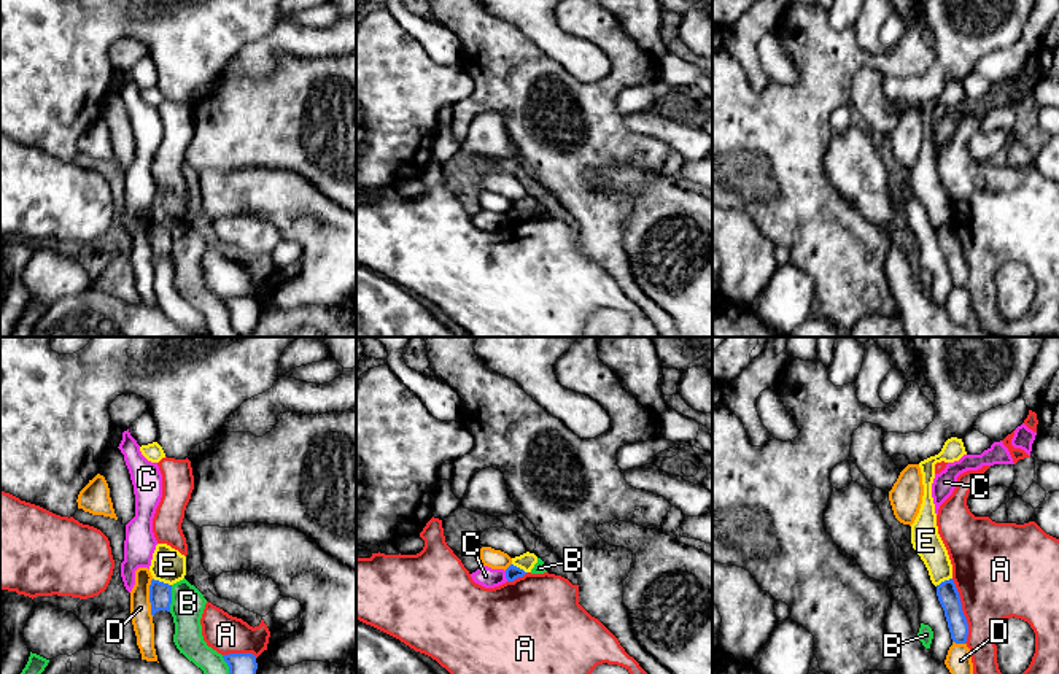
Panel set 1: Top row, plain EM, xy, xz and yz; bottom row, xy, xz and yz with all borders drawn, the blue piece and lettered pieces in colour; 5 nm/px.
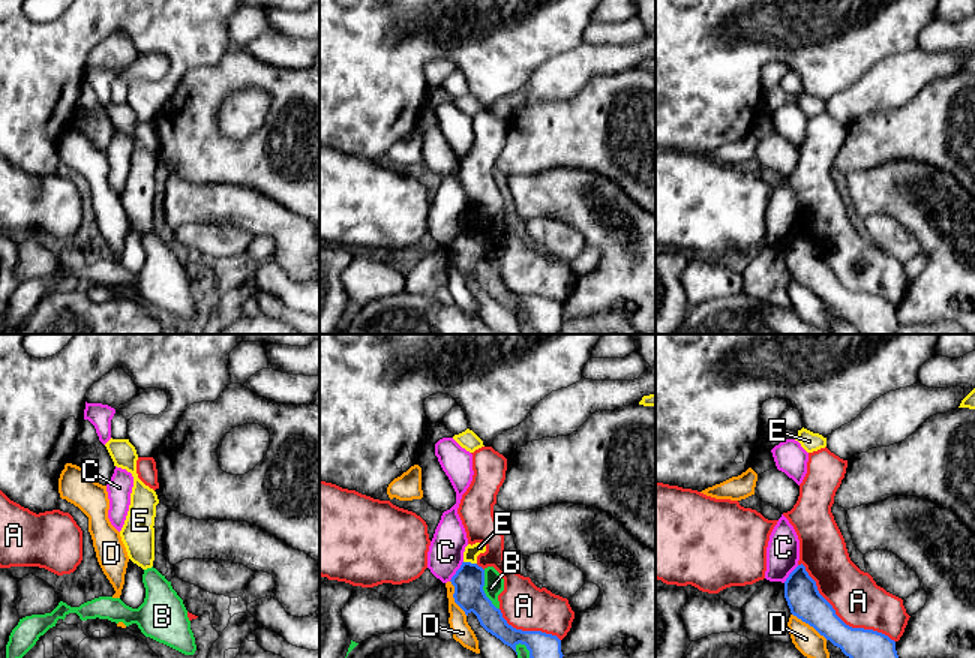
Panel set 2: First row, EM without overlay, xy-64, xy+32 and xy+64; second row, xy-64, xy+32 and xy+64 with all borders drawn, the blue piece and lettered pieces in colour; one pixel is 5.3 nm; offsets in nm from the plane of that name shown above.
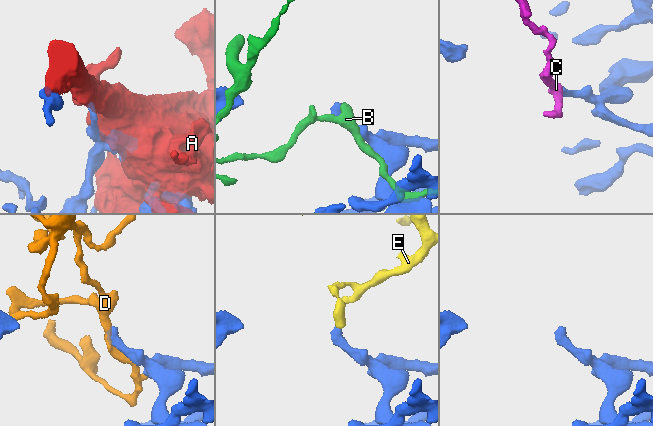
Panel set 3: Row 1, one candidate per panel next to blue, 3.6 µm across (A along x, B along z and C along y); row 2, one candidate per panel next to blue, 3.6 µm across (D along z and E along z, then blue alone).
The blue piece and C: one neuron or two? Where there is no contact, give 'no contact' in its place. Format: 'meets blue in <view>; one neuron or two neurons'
meets blue in xz; two neurons

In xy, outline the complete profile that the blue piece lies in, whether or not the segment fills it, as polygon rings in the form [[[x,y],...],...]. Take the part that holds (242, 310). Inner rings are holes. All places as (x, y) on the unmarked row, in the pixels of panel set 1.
[[[229,297],[223,299],[223,302],[229,310],[229,321],[232,329],[240,337],[250,334],[256,324],[256,300],[253,297]]]

